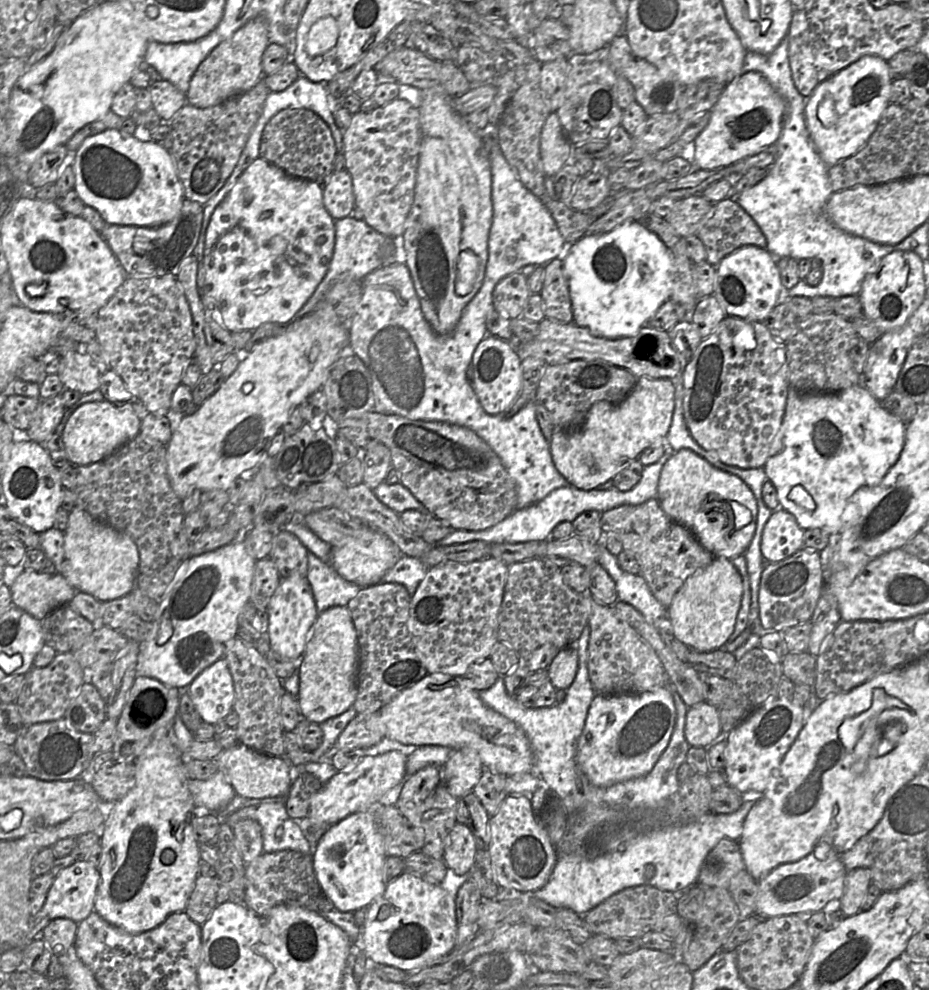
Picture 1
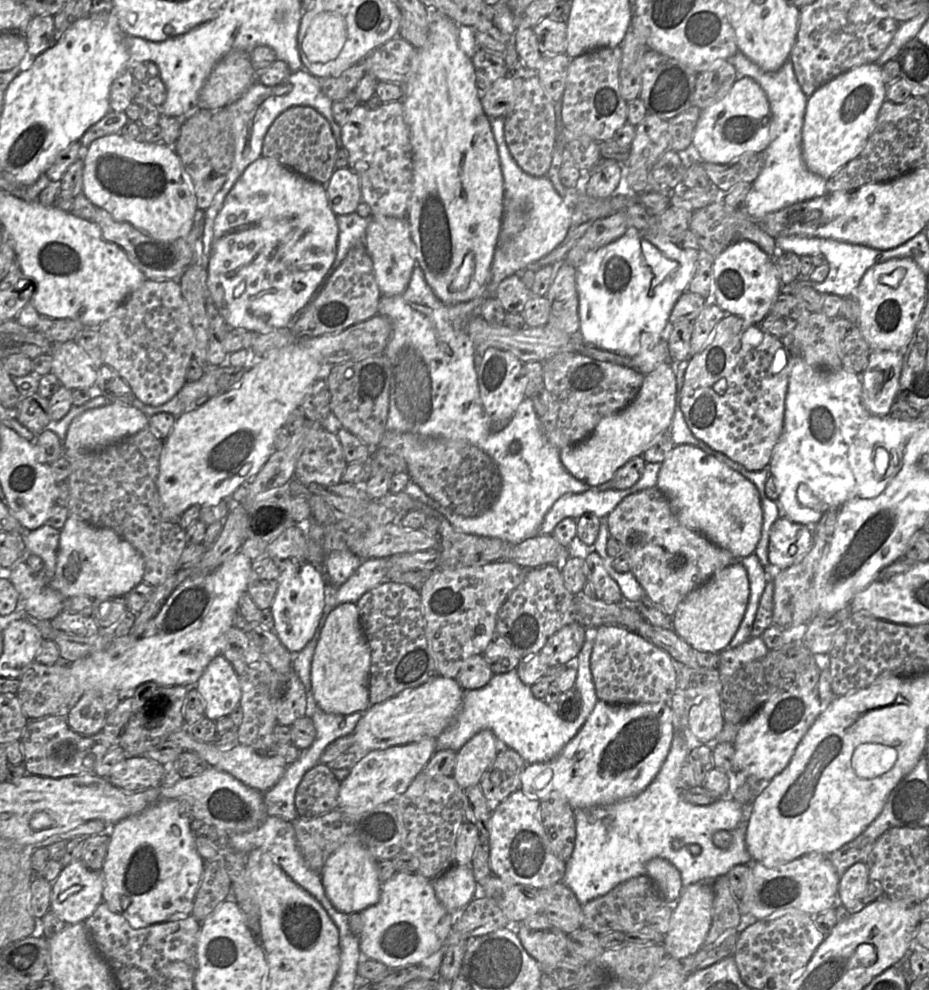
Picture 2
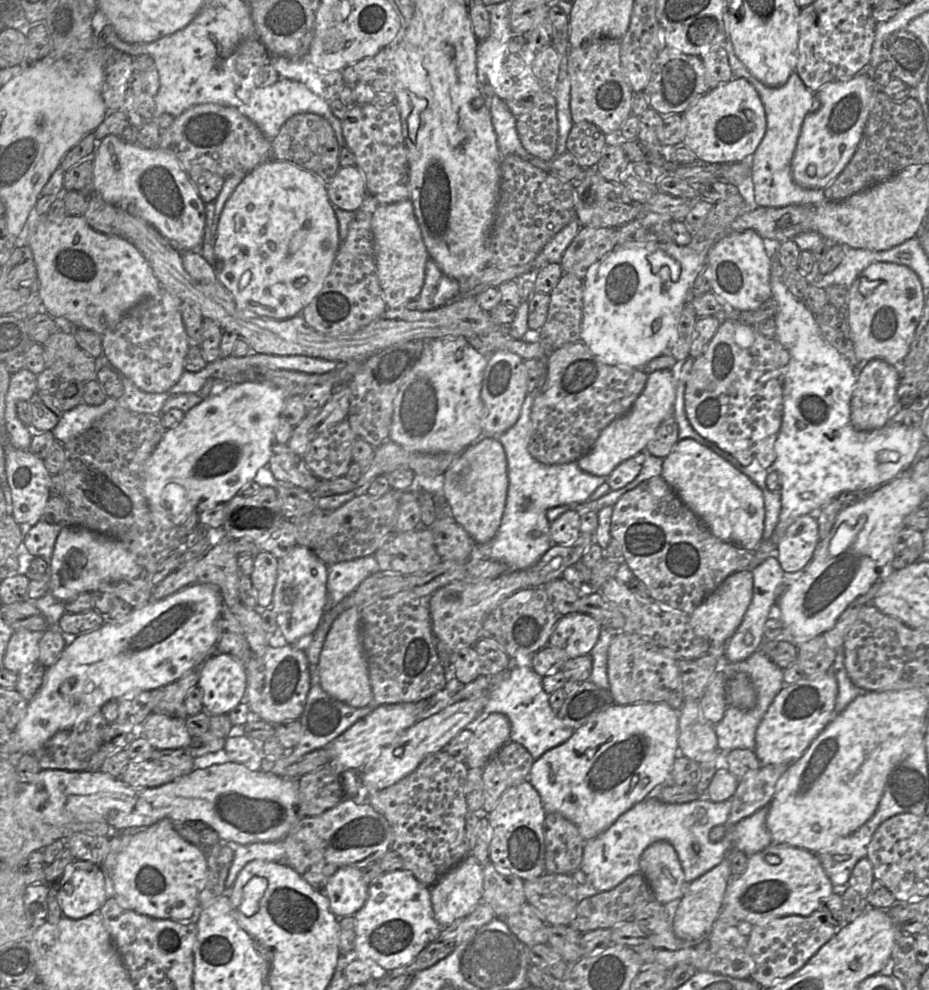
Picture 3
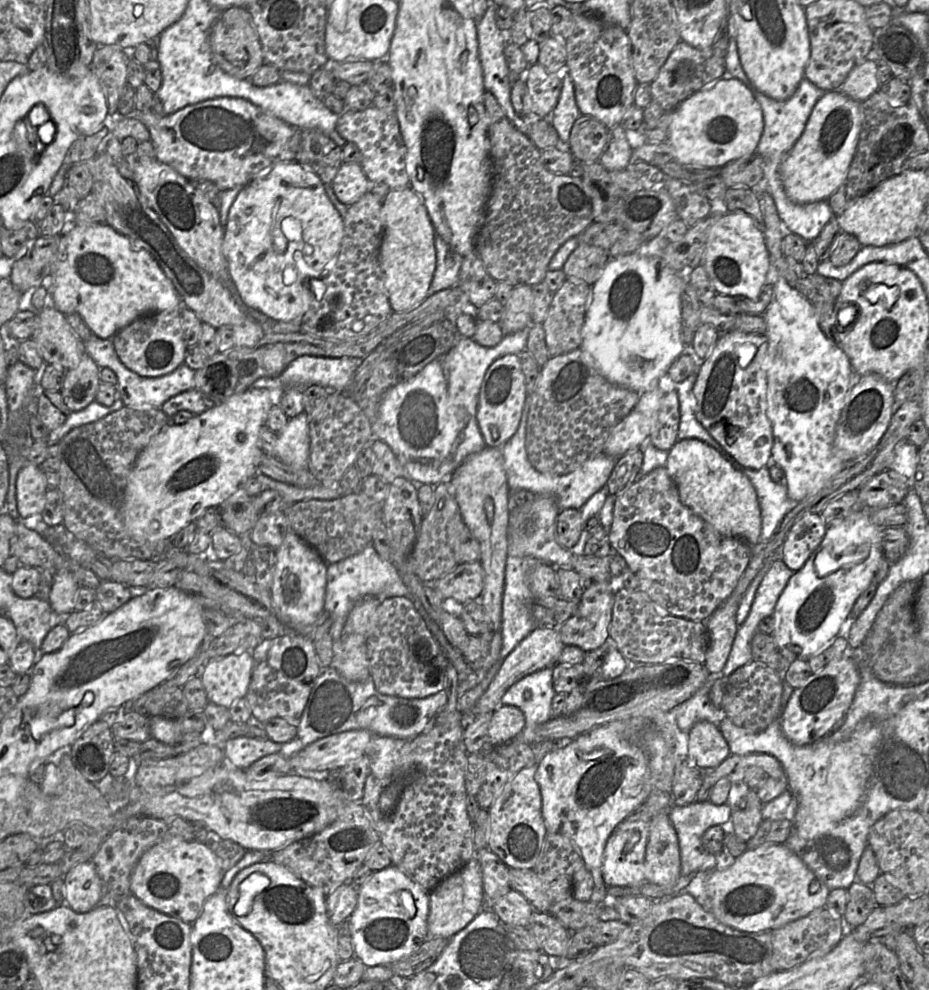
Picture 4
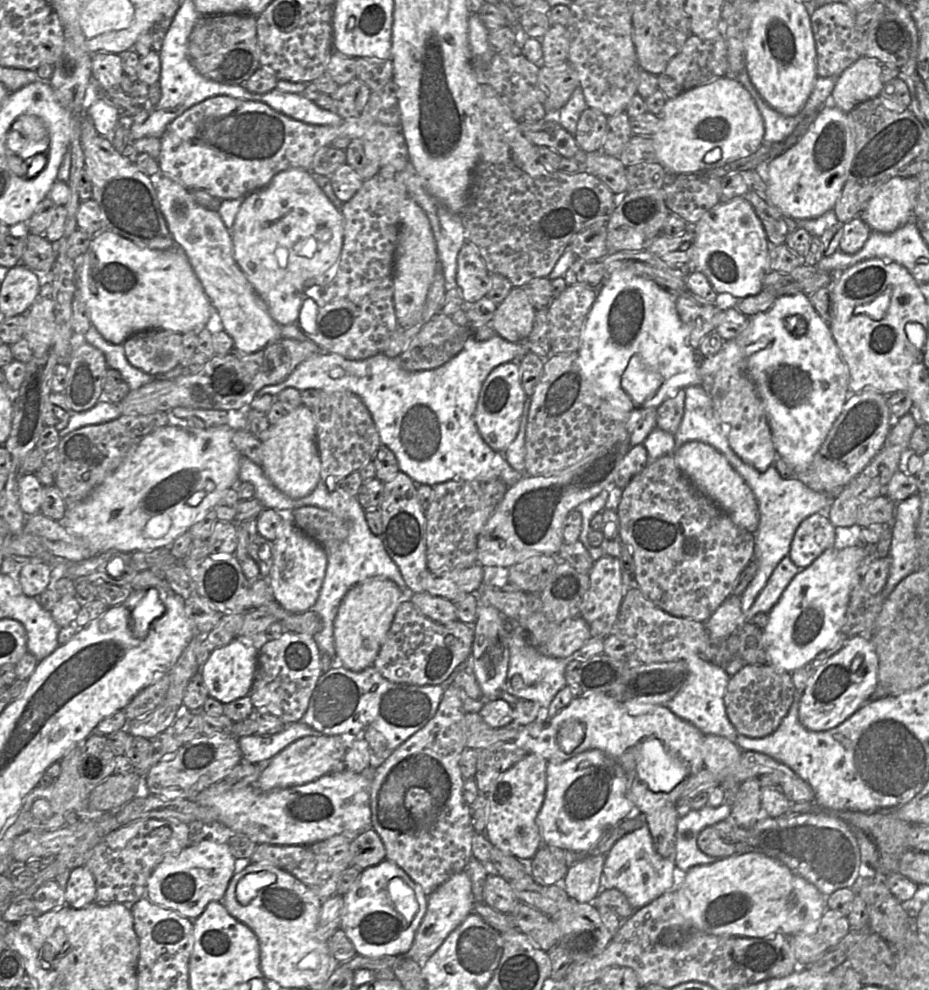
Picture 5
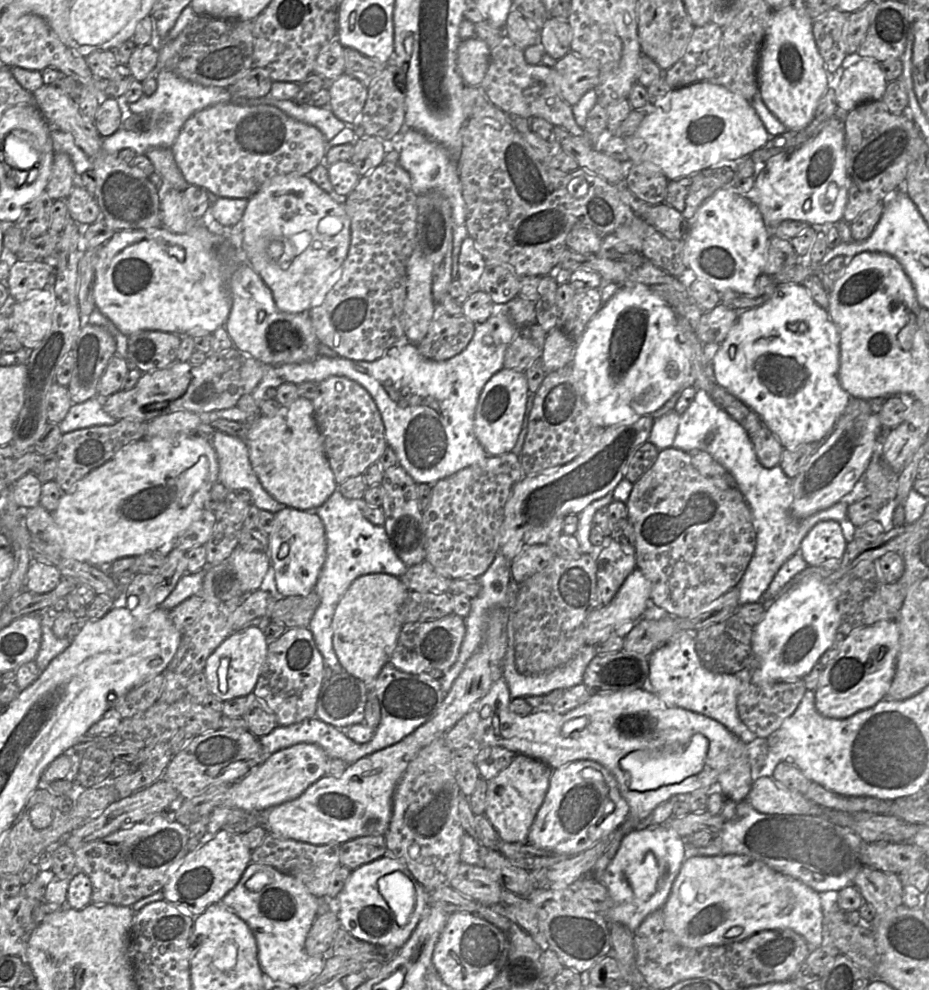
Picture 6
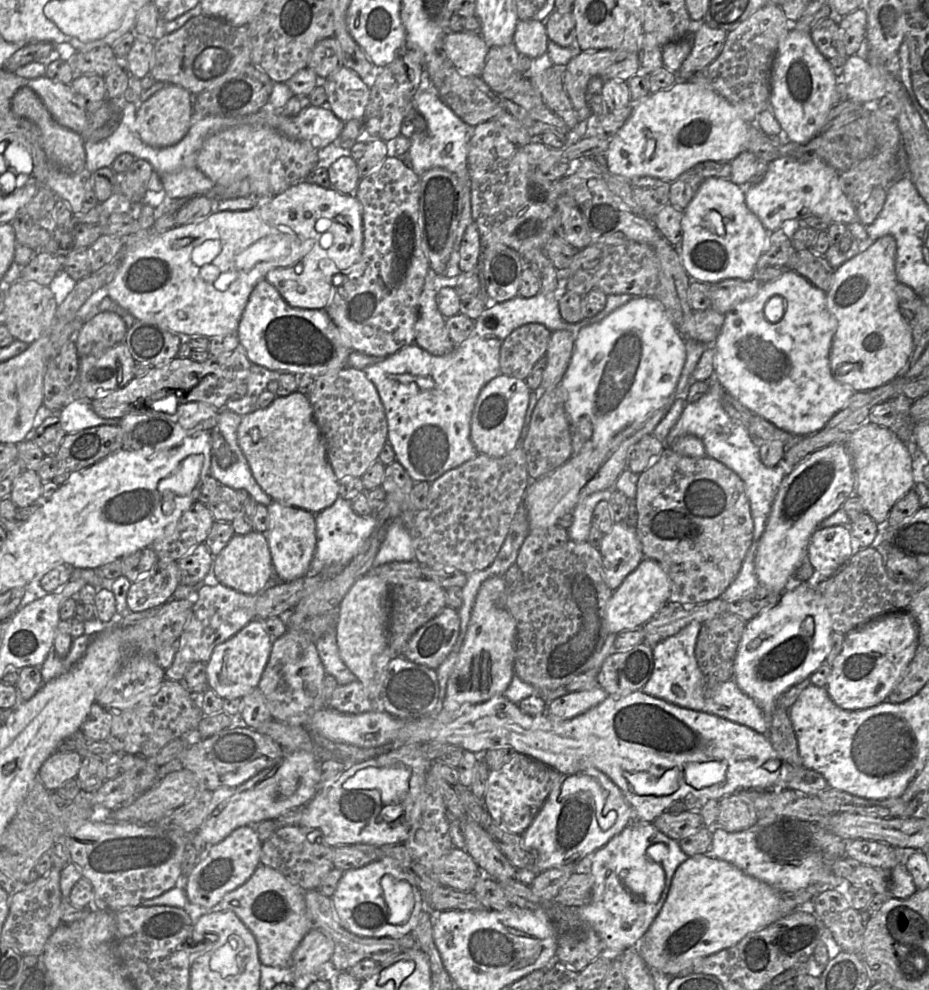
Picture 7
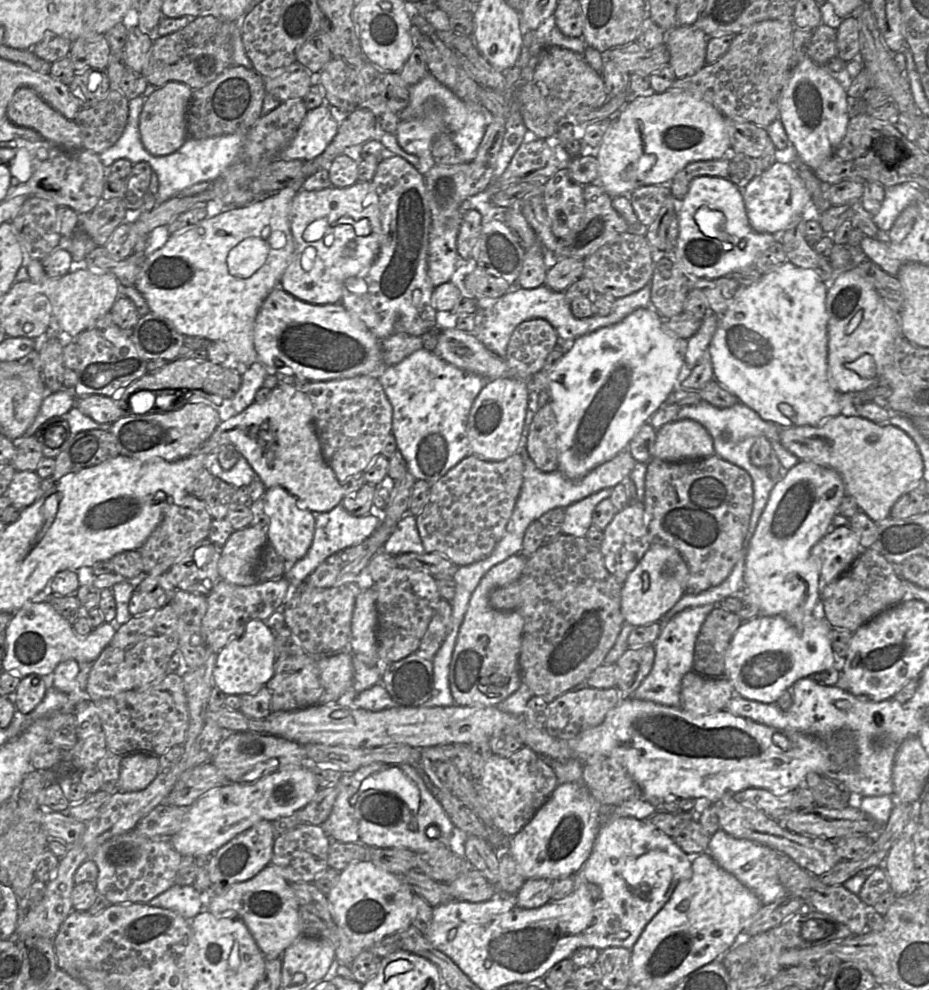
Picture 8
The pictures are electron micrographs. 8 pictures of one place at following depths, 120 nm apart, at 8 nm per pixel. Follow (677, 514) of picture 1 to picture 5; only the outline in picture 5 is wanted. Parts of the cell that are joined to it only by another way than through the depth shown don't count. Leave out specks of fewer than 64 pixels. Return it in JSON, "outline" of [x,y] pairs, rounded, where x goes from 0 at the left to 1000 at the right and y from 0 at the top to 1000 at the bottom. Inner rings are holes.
{"outline":[[[743,445],[728,453],[724,462],[729,472],[749,494],[772,509],[793,531],[808,538],[815,536],[818,519],[814,502],[777,458],[761,447]]]}

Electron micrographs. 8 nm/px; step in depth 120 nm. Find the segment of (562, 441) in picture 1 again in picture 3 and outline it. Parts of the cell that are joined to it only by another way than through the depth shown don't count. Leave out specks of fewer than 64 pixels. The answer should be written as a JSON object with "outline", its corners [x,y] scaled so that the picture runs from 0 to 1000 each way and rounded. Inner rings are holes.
{"outline":[[[729,366],[723,374],[712,373],[700,377],[696,381],[694,391],[679,413],[670,421],[663,423],[648,434],[638,452],[621,465],[621,470],[629,476],[640,481],[654,482],[659,476],[670,467],[693,457],[698,447],[703,443],[709,429],[719,420],[724,418],[728,401],[728,393],[731,375],[734,366]]]}

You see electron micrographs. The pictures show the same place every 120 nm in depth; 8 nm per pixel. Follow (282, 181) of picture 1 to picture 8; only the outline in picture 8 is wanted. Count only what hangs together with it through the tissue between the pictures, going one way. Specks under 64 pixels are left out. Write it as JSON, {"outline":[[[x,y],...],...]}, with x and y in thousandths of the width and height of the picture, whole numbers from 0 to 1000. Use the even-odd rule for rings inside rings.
{"outline":[[[384,183],[371,190],[354,188],[338,193],[324,191],[313,205],[312,231],[318,253],[300,290],[330,306],[366,306],[370,284],[376,280],[391,281],[408,256],[408,204],[400,183]],[[344,220],[351,220],[354,225],[350,237],[344,242],[329,244],[326,241],[328,231]]]}

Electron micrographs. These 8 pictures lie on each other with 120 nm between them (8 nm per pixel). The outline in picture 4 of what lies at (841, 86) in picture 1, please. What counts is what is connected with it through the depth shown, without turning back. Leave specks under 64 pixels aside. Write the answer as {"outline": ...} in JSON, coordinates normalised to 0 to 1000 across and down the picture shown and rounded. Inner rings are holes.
{"outline":[[[904,91],[888,93],[877,105],[868,128],[840,169],[846,197],[859,206],[891,200],[912,179],[927,130],[927,104]]]}

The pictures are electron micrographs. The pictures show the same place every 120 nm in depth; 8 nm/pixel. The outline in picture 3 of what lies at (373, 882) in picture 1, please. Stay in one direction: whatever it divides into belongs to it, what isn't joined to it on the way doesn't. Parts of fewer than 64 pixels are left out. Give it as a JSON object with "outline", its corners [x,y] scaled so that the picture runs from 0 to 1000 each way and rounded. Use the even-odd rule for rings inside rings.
{"outline":[[[372,875],[364,878],[349,897],[355,919],[363,927],[380,925],[393,913],[397,893],[388,877]]]}

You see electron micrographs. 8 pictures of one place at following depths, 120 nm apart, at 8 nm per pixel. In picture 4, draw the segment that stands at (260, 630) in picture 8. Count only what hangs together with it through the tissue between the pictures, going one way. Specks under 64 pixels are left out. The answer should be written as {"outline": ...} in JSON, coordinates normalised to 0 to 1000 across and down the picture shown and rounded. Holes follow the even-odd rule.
{"outline":[[[271,658],[245,661],[222,670],[215,685],[224,708],[247,716],[264,704],[271,677]]]}

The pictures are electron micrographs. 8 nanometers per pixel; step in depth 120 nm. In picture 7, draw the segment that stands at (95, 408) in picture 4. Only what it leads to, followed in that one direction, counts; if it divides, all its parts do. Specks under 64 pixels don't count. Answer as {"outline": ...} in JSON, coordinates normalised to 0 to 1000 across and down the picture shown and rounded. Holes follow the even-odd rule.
{"outline":[[[82,403],[62,417],[65,428],[71,438],[80,438],[87,434],[109,429],[125,429],[129,423],[115,423],[105,420],[99,410],[99,404]]]}

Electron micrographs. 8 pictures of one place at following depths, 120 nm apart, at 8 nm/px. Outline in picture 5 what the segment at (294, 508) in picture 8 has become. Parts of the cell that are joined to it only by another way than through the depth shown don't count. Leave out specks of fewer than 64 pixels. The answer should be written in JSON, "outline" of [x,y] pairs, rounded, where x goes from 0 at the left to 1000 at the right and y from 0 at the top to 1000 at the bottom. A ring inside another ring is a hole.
{"outline":[[[298,516],[304,521],[295,549],[295,565],[291,578],[291,593],[295,606],[311,619],[326,619],[338,612],[352,574],[348,553],[325,538],[315,528],[314,516]]]}

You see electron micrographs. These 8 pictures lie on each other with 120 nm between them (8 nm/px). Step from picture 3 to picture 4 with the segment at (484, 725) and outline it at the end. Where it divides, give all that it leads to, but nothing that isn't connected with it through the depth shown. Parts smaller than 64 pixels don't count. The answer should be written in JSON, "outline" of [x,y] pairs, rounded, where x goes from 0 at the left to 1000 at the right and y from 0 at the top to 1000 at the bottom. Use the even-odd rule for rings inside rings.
{"outline":[[[538,712],[532,718],[525,735],[521,761],[530,755],[555,745],[565,734],[563,719],[550,712]]]}

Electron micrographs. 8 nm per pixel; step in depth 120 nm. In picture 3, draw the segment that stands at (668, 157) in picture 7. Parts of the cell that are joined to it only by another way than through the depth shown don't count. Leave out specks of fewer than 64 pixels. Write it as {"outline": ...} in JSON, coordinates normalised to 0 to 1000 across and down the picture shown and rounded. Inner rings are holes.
{"outline":[[[801,79],[786,82],[764,90],[736,114],[738,133],[735,145],[759,166],[790,165],[811,157],[825,133],[825,114],[814,90]]]}

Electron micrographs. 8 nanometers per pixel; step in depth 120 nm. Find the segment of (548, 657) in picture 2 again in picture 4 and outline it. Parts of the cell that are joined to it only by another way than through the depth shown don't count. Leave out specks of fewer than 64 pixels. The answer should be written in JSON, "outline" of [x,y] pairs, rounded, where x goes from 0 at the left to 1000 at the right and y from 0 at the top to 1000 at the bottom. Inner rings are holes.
{"outline":[[[662,586],[630,592],[620,618],[601,633],[604,646],[608,652],[622,653],[630,659],[634,659],[652,649],[657,644],[656,633],[659,625],[661,599],[664,592]]]}

